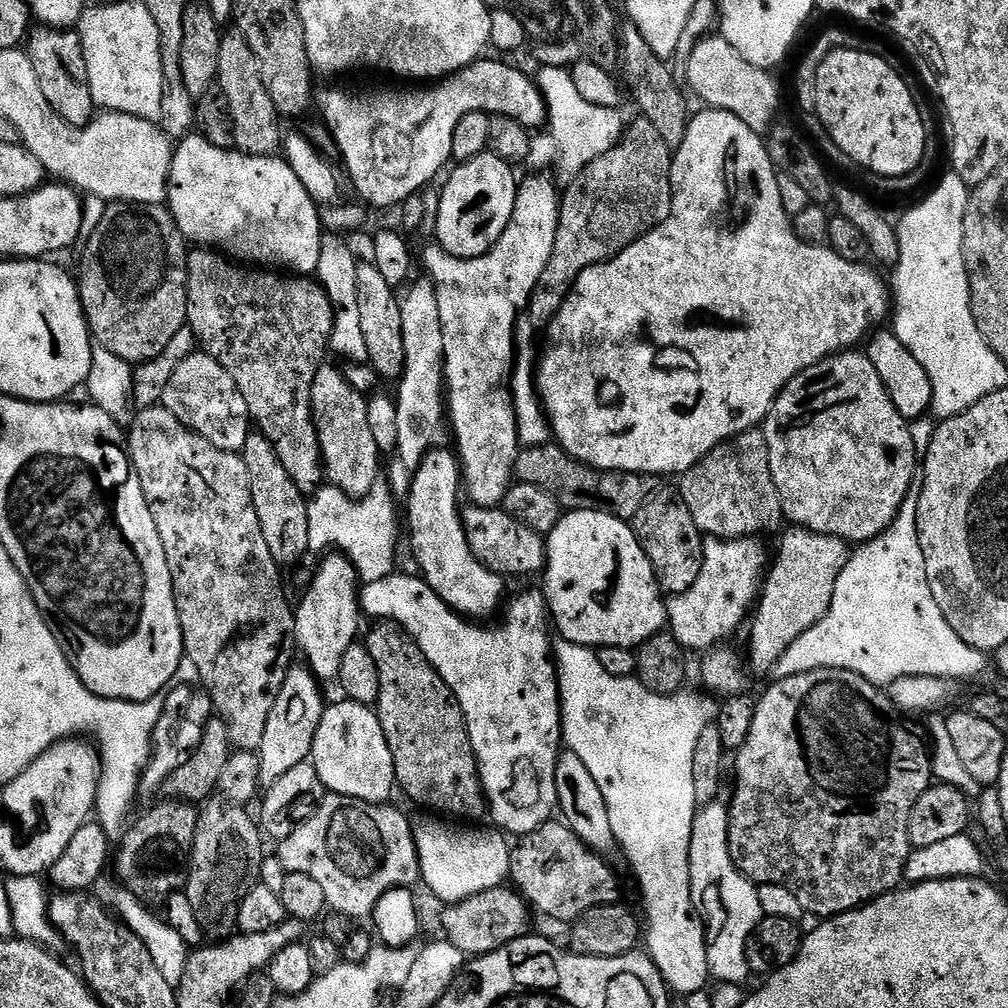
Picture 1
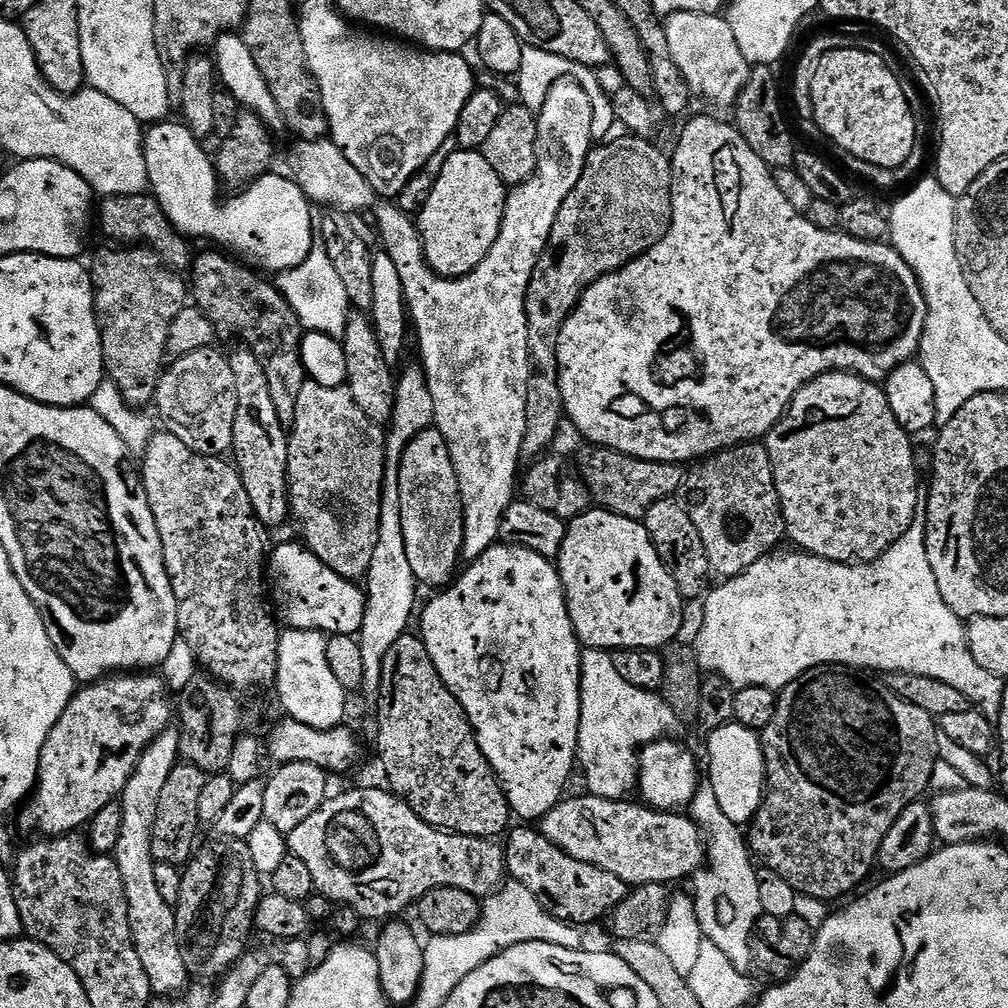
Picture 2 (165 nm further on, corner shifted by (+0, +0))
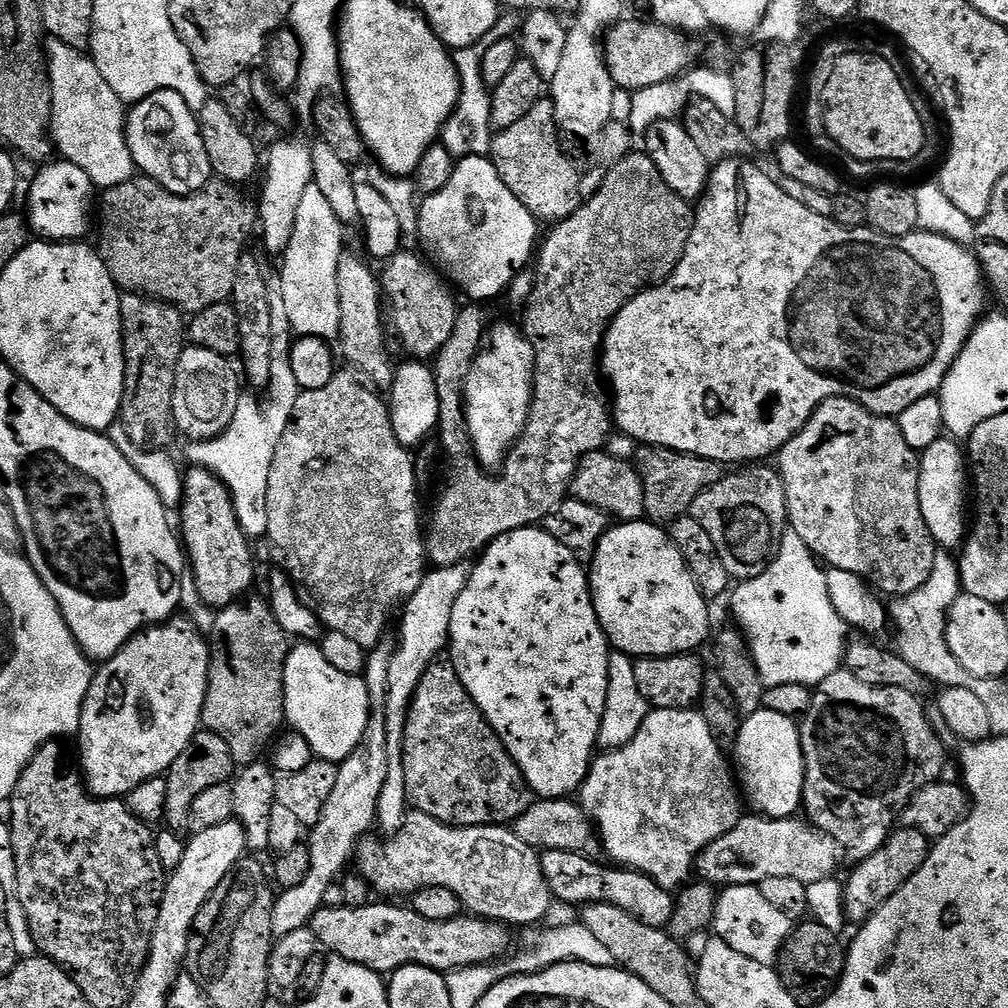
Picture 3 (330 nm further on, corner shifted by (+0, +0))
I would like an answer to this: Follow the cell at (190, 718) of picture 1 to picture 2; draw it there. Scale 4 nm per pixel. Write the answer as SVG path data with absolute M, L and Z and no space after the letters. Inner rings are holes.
M169 726L165 732L152 740L151 746L142 754L134 774L126 782L118 801L122 810L121 836L114 851L114 859L122 870L122 882L126 886L126 898L130 906L130 930L134 938L138 958L150 978L153 993L158 996L174 996L181 993L190 982L190 973L181 955L177 935L176 909L167 904L158 891L154 868L158 863L152 857L154 818L158 818L158 798L166 787L170 774L176 769L180 755L180 733Z

